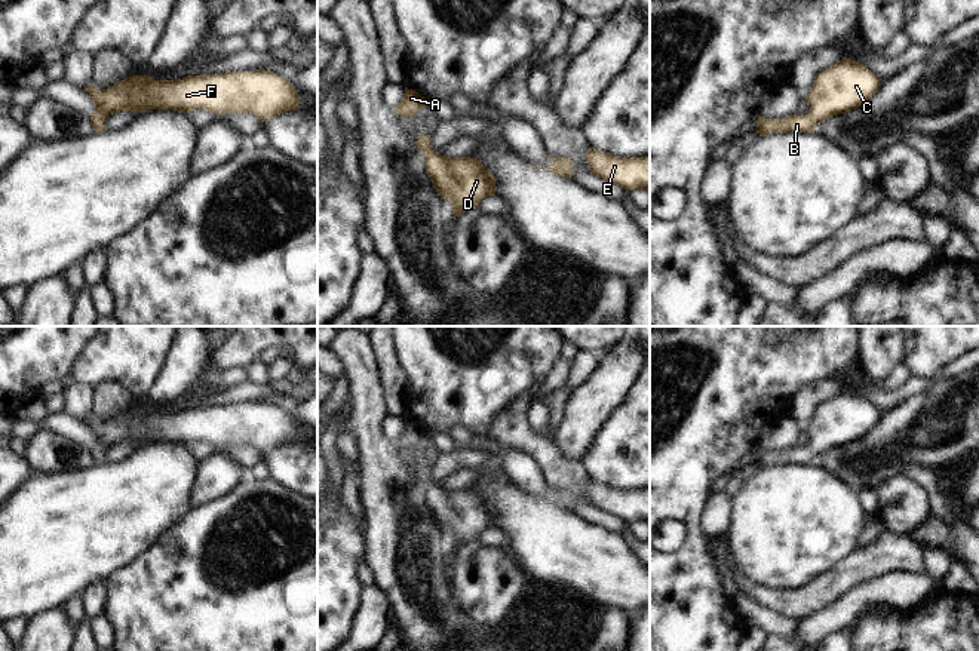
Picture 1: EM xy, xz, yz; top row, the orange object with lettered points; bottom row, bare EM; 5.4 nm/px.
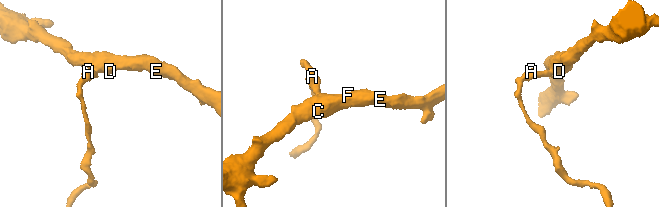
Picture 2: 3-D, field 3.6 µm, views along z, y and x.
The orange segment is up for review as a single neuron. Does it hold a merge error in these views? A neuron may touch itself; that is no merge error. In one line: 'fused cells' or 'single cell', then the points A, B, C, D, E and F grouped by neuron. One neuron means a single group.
single cell | A B C D E F

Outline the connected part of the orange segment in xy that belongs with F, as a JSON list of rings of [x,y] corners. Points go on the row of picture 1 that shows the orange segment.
[[[266,70],[187,76],[178,80],[154,80],[129,74],[107,89],[98,90],[89,83],[83,90],[90,95],[95,105],[89,119],[95,133],[105,132],[105,119],[120,111],[187,113],[202,108],[215,116],[251,113],[261,122],[268,122],[285,111],[300,108],[295,86]]]

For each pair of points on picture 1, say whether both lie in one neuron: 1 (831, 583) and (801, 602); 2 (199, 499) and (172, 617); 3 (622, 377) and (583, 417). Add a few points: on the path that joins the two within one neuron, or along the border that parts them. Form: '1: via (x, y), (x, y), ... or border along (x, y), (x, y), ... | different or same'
1: via (823, 590), (809, 599) | same
2: border along (229, 490), (206, 503), (192, 507) | different
3: via (611, 387), (592, 407) | same

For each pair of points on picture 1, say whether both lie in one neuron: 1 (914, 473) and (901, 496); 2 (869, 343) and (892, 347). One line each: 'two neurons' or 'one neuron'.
1: two neurons
2: one neuron

